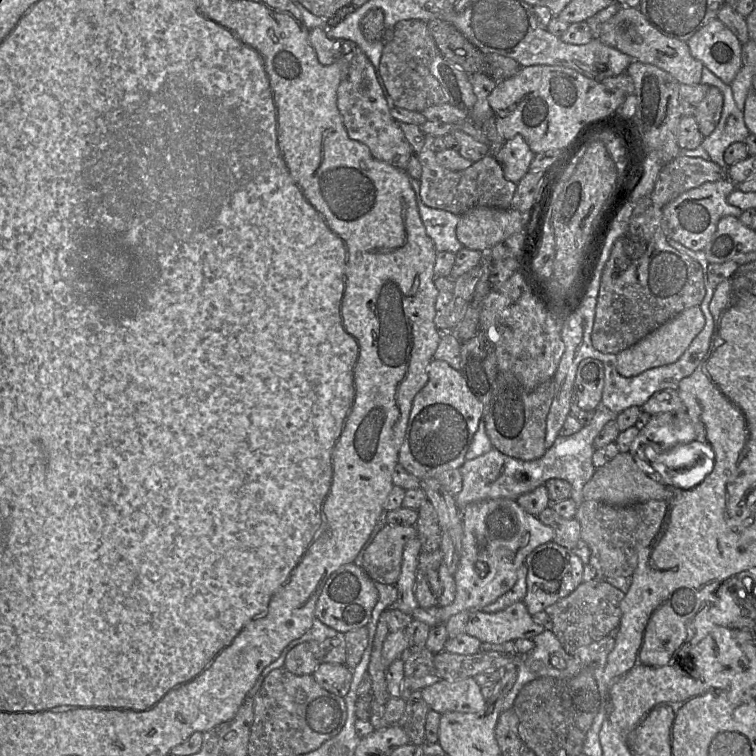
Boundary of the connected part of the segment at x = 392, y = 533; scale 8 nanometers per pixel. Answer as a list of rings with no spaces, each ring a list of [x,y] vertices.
[[[386,524],[363,554],[362,567],[374,582],[396,585],[406,544],[417,537],[415,526]]]

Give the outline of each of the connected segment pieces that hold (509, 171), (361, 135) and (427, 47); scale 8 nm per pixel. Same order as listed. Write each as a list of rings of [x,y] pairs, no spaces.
[[[515,135],[506,141],[496,154],[501,164],[504,177],[517,184],[529,171],[535,154],[521,135]]]
[[[322,27],[309,31],[309,41],[322,65],[331,65],[340,58],[345,58],[349,63],[348,77],[337,88],[337,106],[348,136],[365,144],[376,159],[406,171],[412,156],[412,147],[399,123],[390,114],[390,108],[369,58],[355,42],[347,39],[331,39]]]
[[[402,20],[393,29],[385,29],[384,48],[380,60],[380,74],[398,108],[422,112],[424,109],[449,102],[439,81],[430,73],[429,65],[440,54],[428,24],[421,20]]]

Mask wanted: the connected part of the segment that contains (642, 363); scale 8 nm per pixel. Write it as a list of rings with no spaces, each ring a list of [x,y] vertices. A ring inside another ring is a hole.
[[[700,306],[685,309],[671,318],[636,344],[617,354],[617,370],[624,377],[634,377],[644,371],[676,362],[687,350],[693,339],[705,326],[705,316]]]

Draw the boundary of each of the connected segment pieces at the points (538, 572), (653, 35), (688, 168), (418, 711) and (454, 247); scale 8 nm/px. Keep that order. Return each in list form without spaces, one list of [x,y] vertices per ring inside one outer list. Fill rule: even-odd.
[[[553,541],[536,547],[525,559],[527,593],[523,599],[529,613],[535,615],[572,593],[583,581],[584,563],[573,553]]]
[[[621,7],[602,25],[599,40],[636,61],[654,65],[668,72],[680,84],[701,83],[703,64],[691,55],[687,42],[662,33],[646,19],[639,8]]]
[[[679,155],[660,171],[650,195],[652,205],[662,209],[690,189],[723,179],[728,179],[728,168],[722,168],[711,160]]]
[[[415,691],[407,700],[405,712],[397,723],[407,733],[410,743],[420,747],[425,742],[425,722],[430,711],[421,691]]]
[[[410,177],[418,210],[427,236],[433,241],[437,252],[448,251],[456,254],[463,248],[456,237],[456,227],[460,216],[448,211],[427,207],[420,196],[419,180]]]

